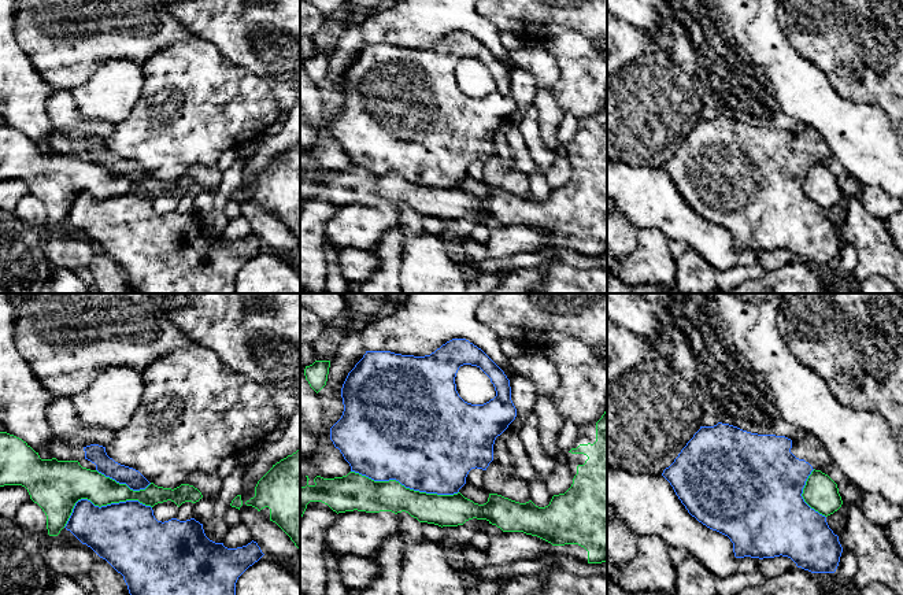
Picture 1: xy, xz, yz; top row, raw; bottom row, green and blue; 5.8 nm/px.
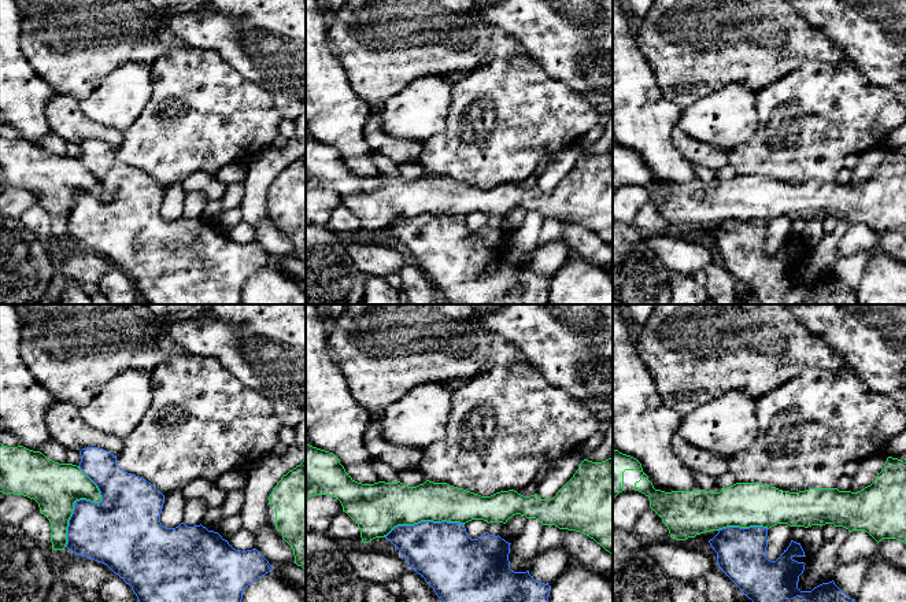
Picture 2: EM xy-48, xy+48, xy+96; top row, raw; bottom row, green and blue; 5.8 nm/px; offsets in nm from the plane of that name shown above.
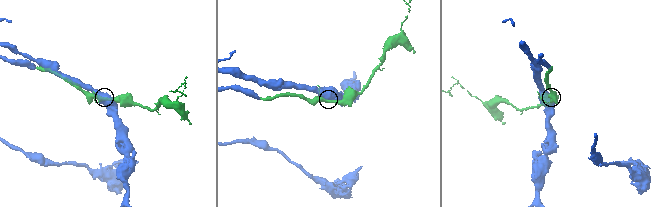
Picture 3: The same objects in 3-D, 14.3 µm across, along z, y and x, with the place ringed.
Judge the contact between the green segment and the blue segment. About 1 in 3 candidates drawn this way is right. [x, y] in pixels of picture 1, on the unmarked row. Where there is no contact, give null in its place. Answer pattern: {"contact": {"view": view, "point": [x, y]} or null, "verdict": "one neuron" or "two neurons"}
{"contact": {"view": "xz", "point": [403, 178]}, "verdict": "one neuron"}

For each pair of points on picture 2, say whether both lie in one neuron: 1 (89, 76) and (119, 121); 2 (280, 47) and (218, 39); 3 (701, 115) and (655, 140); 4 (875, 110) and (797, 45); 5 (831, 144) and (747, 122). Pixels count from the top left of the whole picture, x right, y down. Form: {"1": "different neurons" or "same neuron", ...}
{"1": "different neurons", "2": "same neuron", "3": "different neurons", "4": "different neurons", "5": "different neurons"}

